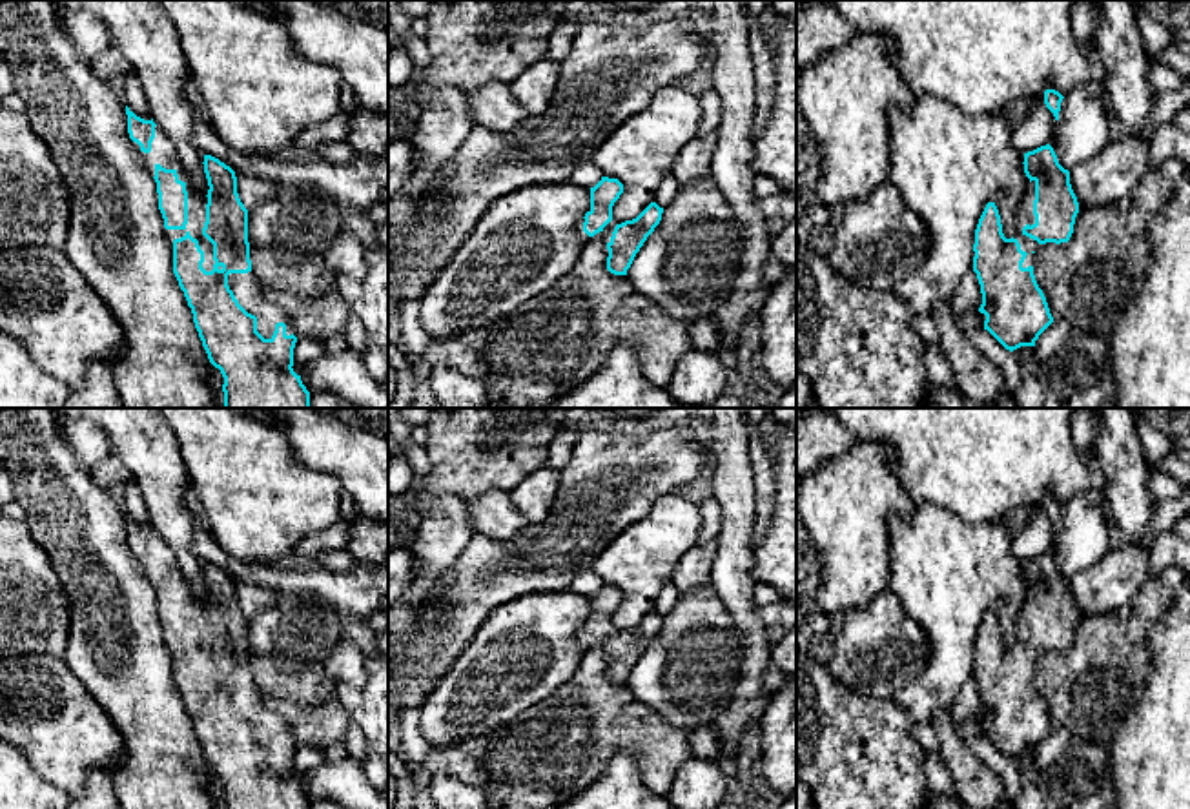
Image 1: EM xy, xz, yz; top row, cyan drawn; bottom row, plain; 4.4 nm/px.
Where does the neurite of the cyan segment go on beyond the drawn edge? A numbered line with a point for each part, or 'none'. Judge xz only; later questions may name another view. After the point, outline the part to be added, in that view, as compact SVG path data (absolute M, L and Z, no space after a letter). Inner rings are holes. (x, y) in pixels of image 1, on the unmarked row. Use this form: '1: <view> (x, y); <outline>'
1: xz (604, 644); M612 625L612 629L600 641L596 641L594 645L589 645L583 640L583 630L585 630L585 627L581 627L580 632L578 632L578 645L585 652L585 650L589 650L592 647L598 647L598 649L603 649L603 650L610 650L610 645L612 645L614 636L618 632L621 632L623 629L618 629L618 627Z

